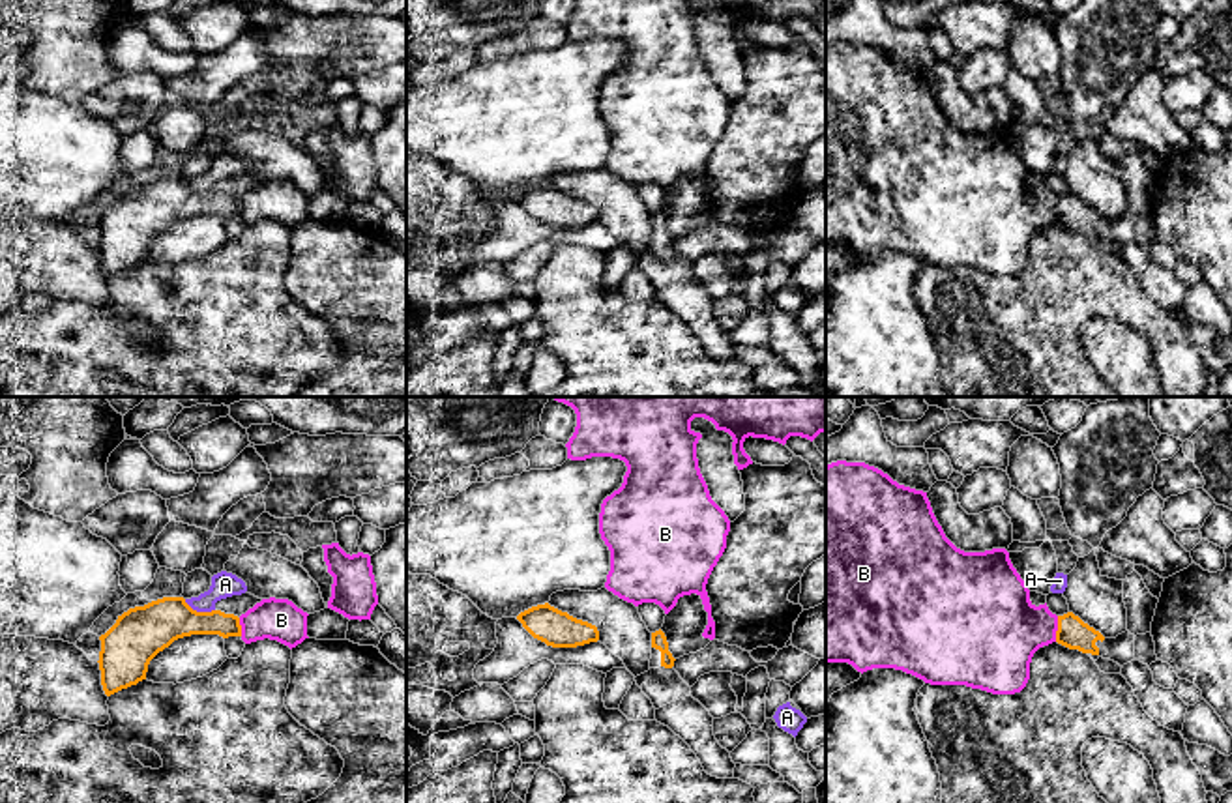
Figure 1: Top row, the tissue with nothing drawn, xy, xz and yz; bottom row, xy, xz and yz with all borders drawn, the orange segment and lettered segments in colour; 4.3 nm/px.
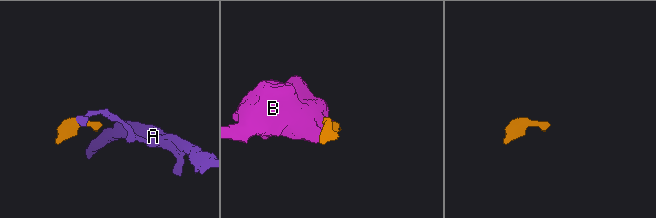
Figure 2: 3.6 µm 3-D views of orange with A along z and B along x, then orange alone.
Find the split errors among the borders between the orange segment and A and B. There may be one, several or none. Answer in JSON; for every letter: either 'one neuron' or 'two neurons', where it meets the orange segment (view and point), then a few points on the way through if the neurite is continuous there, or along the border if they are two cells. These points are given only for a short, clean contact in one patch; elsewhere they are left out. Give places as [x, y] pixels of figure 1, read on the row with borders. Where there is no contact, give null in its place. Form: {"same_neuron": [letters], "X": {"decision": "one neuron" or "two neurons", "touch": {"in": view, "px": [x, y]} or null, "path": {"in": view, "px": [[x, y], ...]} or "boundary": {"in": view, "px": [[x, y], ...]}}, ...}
{"same_neuron": [], "A": {"decision": "two neurons", "touch": {"in": "xy", "px": [199, 613]}, "boundary": {"in": "xy", "px": [[184, 599], [197, 611], [214, 611]]}}, "B": {"decision": "two neurons", "touch": {"in": "yz", "px": [1058, 629]}, "boundary": {"in": "yz", "px": [[1058, 616], [1055, 641]]}}}

